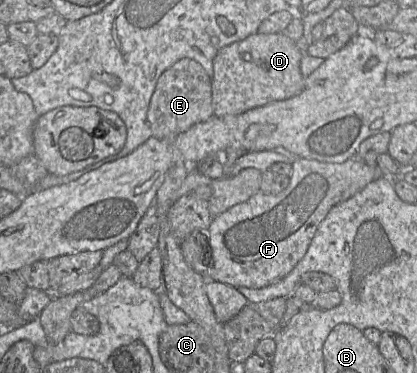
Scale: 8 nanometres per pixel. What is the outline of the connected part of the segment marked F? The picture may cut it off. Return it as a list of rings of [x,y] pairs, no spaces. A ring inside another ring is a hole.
[[[356,157],[343,163],[327,163],[298,158],[292,163],[288,187],[277,195],[258,191],[247,201],[239,203],[212,218],[207,230],[211,249],[211,262],[207,278],[224,284],[247,288],[263,288],[287,274],[304,257],[311,240],[329,210],[363,189],[368,183],[383,177],[378,167],[366,164]]]

